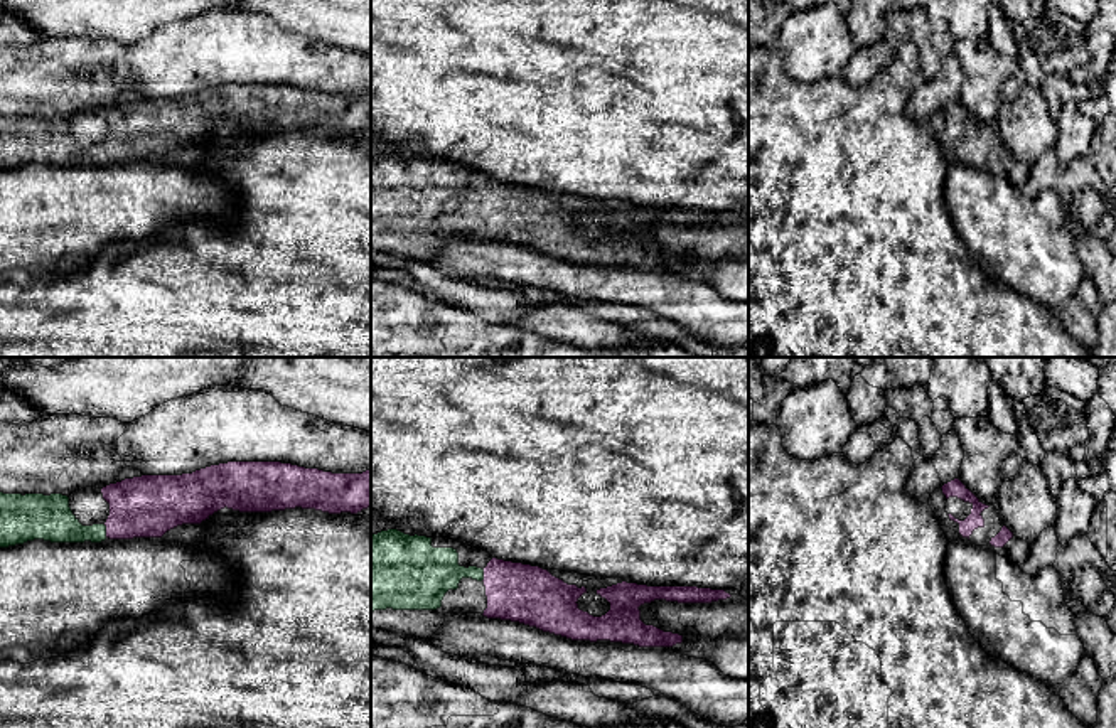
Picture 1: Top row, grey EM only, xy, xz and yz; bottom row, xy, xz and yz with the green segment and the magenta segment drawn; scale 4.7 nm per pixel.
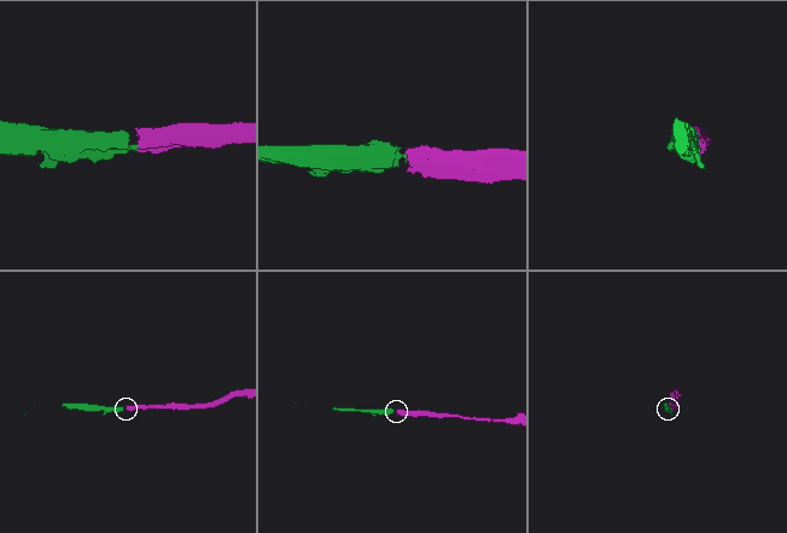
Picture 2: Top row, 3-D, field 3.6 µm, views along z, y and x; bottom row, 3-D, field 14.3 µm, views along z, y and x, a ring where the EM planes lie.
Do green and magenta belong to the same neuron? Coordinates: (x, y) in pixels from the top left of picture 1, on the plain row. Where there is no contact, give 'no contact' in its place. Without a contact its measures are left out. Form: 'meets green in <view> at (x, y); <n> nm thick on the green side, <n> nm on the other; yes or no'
meets green in xy at (105, 154); 190 nm thick on the green side, 300 nm on the other; yes

